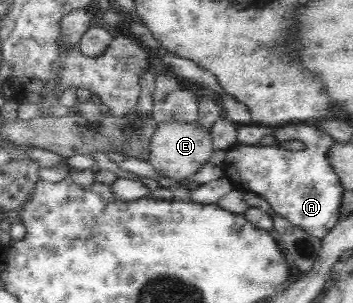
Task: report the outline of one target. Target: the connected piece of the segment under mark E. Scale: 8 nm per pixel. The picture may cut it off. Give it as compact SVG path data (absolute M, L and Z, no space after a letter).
M169 120L160 123L151 138L150 156L148 162L153 166L157 175L169 180L181 182L191 175L195 175L199 169L207 165L214 145L212 137L201 128L199 122L185 123L181 120Z

